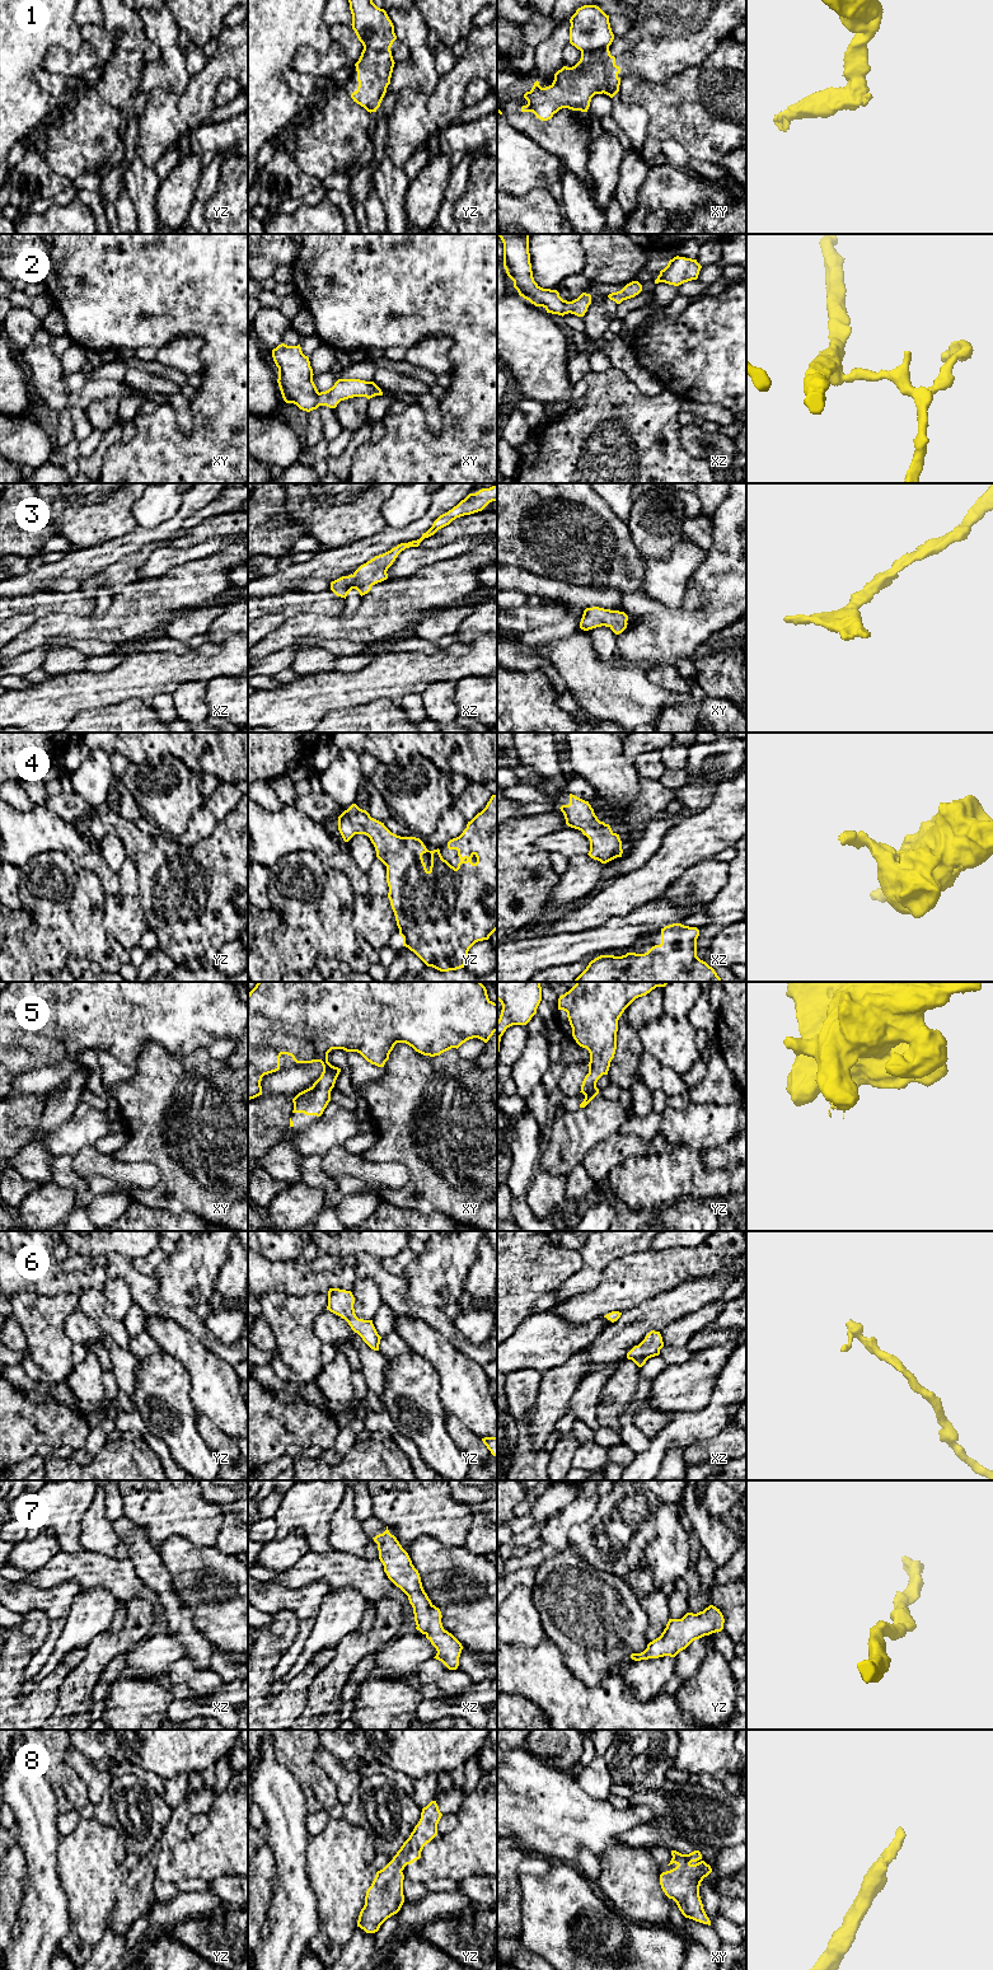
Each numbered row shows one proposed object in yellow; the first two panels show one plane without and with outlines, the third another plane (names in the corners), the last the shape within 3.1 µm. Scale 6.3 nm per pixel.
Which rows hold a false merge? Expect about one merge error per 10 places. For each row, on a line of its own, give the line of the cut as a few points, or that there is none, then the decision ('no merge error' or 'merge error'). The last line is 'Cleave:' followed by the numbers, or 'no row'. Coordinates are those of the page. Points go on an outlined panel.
1: cut xy (608, 46), (581, 52); merge error
2: cut none; no merge error
3: cut none; no merge error
4: cut none; no merge error
5: cut none; no merge error
6: cut none; no merge error
7: cut none; no merge error
8: cut none; no merge error
Cleave: 1

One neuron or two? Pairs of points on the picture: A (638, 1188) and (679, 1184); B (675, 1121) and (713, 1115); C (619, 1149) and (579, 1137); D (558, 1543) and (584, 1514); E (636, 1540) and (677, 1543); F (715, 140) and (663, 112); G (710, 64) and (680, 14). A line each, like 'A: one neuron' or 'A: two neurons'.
A: one neuron
B: one neuron
C: two neurons
D: one neuron
E: two neurons
F: one neuron
G: two neurons

